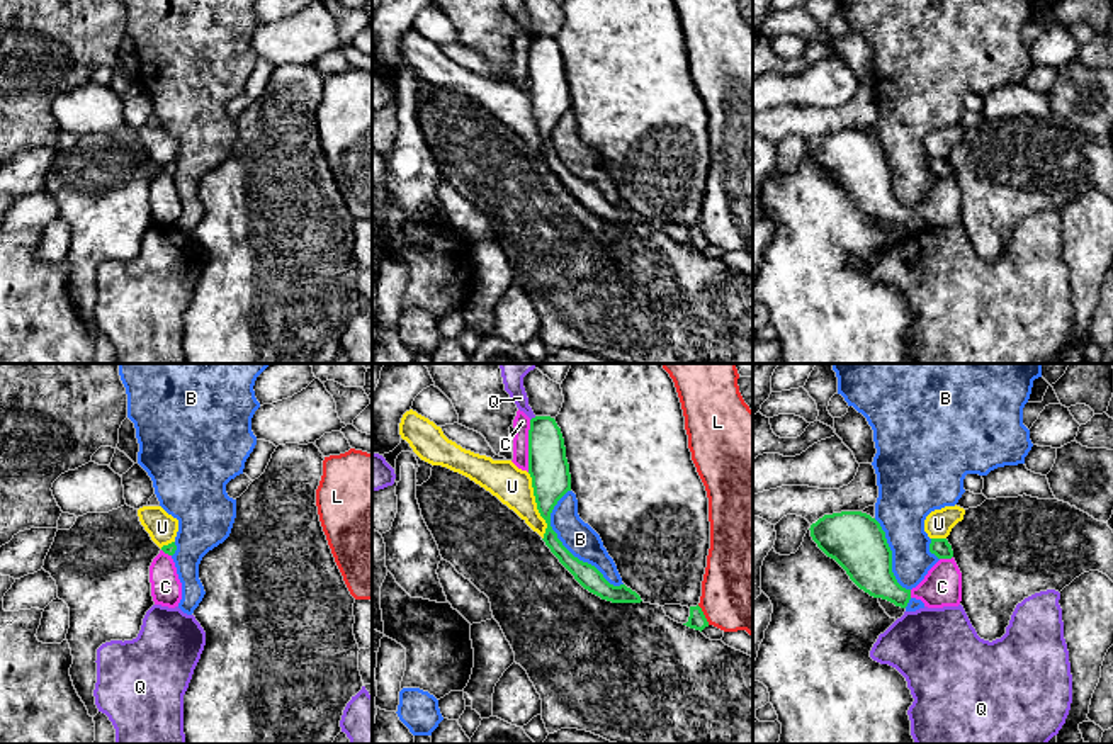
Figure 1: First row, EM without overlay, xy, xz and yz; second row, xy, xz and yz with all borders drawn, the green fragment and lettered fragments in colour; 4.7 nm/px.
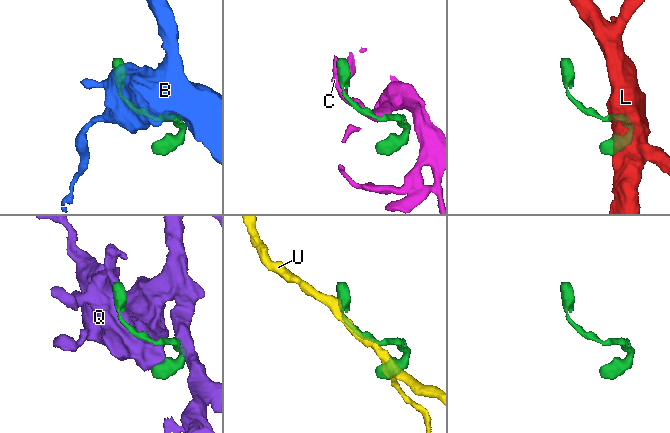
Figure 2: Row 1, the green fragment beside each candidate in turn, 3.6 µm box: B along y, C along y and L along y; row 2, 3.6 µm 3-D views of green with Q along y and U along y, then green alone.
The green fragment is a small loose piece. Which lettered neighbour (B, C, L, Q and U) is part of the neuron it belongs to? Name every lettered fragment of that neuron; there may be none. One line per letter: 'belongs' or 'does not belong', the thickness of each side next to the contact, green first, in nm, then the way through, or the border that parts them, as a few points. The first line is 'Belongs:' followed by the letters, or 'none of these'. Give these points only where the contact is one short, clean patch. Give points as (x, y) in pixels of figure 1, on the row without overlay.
Belongs: C
B: does not belong; 110 nm thick on the green side, 160 nm on the other
C: belongs; 190 nm thick on the green side, 80 nm on the other
L: does not belong; 90 nm thick on the green side, 420 nm on the other; border along xz (697, 225), (709, 243)
Q: does not belong; 190 nm thick on the green side, 80 nm on the other
U: does not belong; 190 nm thick on the green side, 180 nm on the other

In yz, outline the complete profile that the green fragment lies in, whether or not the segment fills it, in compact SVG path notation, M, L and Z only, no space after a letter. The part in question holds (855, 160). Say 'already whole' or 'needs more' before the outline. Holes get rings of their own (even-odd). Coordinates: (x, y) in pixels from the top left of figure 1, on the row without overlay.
needs more; M862 131L824 134L811 144L817 166L834 178L850 199L873 217L906 228L911 217L928 228L958 226L962 192L946 158L931 158L929 172L940 180L912 209L902 207L892 192L892 170L880 143Z

